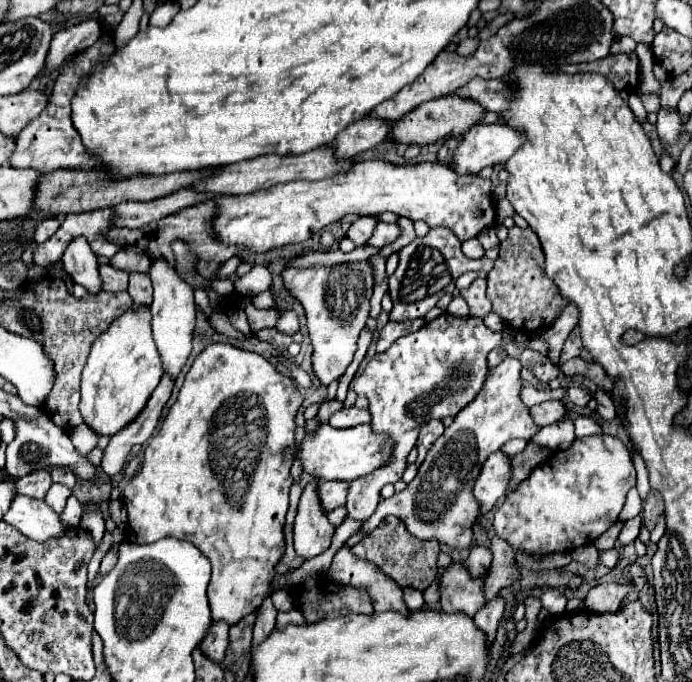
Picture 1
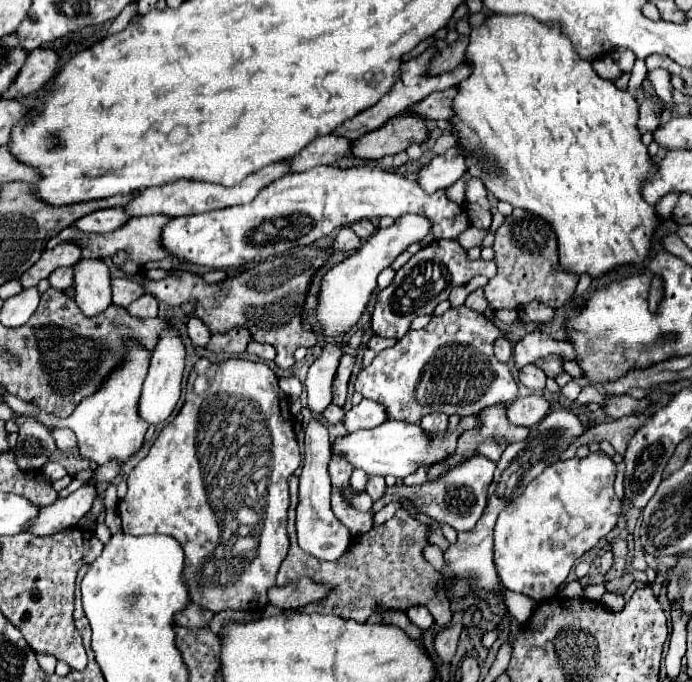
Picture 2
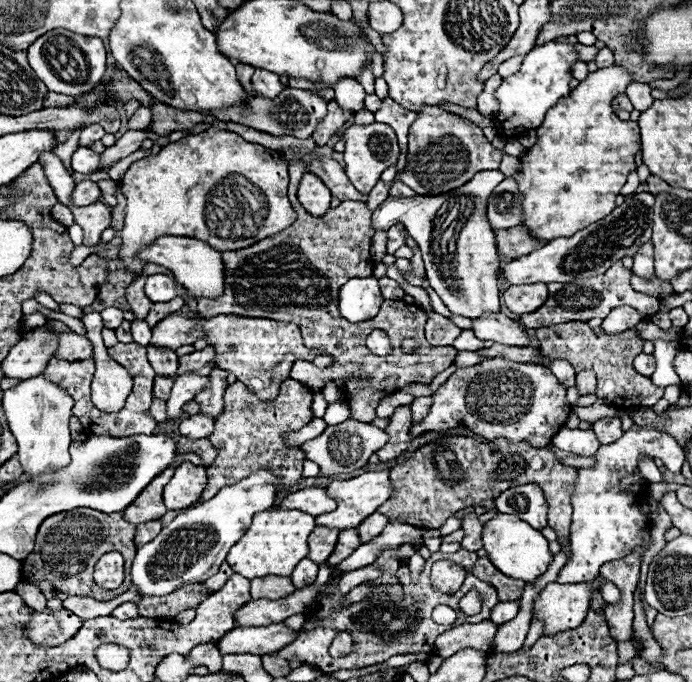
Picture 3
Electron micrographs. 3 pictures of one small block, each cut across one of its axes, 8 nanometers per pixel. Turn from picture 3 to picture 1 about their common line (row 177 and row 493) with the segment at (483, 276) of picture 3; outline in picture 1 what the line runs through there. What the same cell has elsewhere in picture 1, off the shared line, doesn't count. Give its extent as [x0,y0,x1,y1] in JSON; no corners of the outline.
[474,450,512,514]

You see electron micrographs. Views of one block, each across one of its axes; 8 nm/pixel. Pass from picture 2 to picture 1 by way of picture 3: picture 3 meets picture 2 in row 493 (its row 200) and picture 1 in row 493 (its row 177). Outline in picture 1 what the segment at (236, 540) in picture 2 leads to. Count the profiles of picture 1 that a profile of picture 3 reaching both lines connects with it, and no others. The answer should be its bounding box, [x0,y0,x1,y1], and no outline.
[122,344,302,626]

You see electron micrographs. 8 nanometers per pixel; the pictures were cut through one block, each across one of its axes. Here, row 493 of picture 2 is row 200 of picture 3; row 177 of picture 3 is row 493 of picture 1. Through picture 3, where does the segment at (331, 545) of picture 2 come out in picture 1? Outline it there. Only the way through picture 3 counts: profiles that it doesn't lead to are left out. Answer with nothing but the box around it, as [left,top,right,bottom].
[294,482,334,558]

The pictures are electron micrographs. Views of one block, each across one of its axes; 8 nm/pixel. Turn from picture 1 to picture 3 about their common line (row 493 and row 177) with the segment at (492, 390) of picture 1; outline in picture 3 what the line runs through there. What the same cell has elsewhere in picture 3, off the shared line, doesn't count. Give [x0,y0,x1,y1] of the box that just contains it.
[400,106,502,196]

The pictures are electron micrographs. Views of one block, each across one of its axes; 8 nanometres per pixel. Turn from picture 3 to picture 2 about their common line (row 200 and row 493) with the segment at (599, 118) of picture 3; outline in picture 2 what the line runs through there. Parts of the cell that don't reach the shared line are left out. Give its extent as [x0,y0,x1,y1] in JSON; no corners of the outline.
[494,452,622,602]

